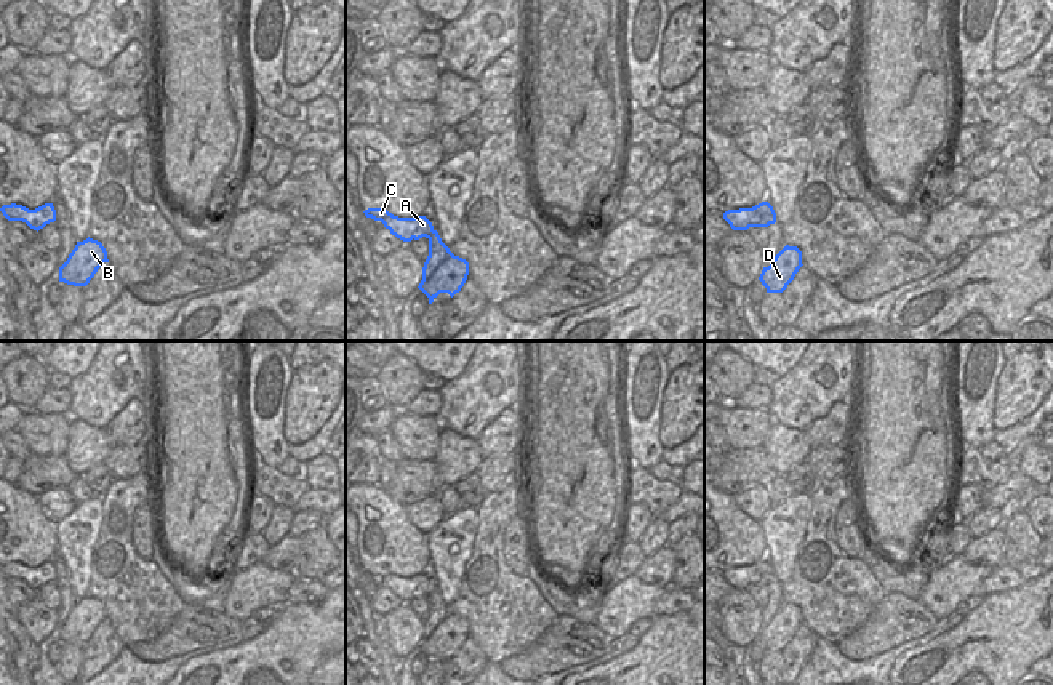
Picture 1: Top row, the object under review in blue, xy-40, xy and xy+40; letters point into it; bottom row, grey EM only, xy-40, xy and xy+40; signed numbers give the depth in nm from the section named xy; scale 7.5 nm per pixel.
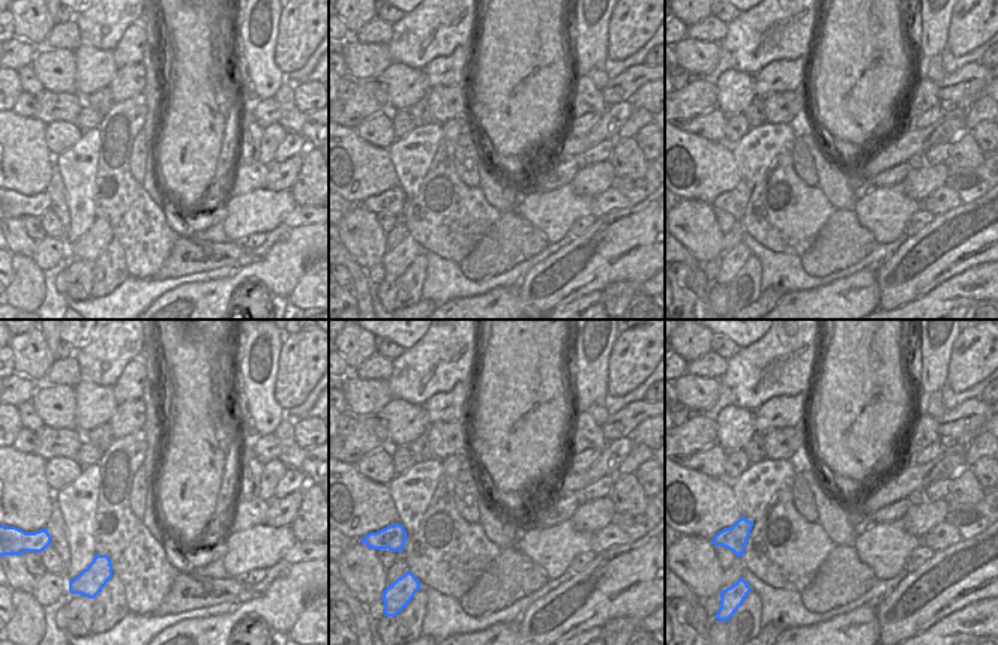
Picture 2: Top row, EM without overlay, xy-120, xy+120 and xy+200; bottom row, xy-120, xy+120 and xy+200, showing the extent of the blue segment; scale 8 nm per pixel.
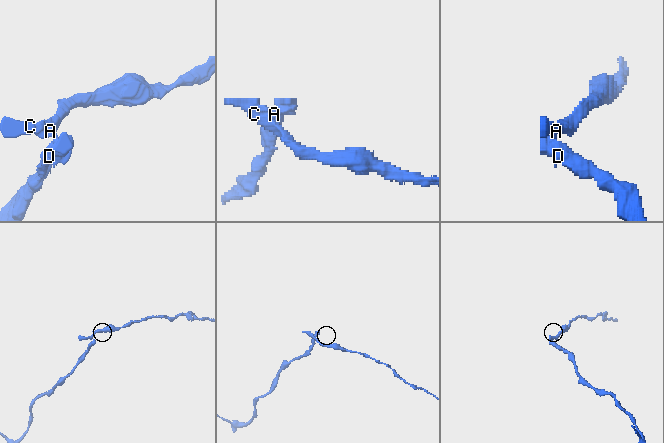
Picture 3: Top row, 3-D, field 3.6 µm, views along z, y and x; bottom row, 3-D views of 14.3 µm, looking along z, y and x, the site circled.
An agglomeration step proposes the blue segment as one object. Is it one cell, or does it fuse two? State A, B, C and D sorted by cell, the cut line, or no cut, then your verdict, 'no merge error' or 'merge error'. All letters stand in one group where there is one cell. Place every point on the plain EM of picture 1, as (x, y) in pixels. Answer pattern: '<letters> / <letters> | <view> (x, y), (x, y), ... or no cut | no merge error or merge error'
A C / B D | xy (436, 589), (429, 597) | merge error

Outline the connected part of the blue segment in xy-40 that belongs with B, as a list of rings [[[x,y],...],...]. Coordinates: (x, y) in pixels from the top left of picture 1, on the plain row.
[[[88,595],[77,600],[67,619],[59,626],[59,640],[86,645],[104,621],[109,621],[106,607]]]

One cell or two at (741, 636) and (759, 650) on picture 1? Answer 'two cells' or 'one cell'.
two cells

